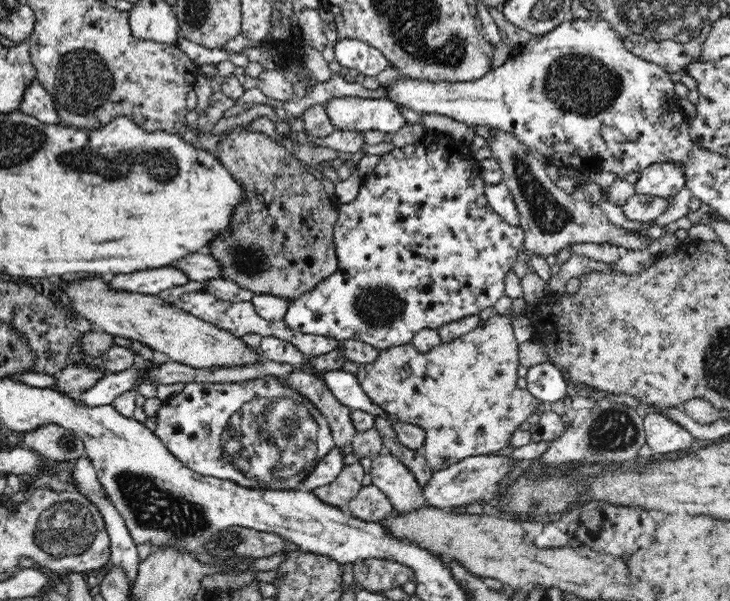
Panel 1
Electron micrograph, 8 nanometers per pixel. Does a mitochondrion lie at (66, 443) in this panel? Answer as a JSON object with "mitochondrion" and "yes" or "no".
{"mitochondrion":"yes"}

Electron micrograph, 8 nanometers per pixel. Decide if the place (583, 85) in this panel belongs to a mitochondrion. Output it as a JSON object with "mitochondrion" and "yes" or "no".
{"mitochondrion":"yes"}

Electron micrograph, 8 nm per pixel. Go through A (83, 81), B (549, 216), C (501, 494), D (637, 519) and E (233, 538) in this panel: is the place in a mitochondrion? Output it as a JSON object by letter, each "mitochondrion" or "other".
{"A":"mitochondrion","B":"mitochondrion","C":"other","D":"other","E":"mitochondrion"}

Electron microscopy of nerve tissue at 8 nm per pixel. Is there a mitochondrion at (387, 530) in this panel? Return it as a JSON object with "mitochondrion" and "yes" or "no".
{"mitochondrion":"no"}

